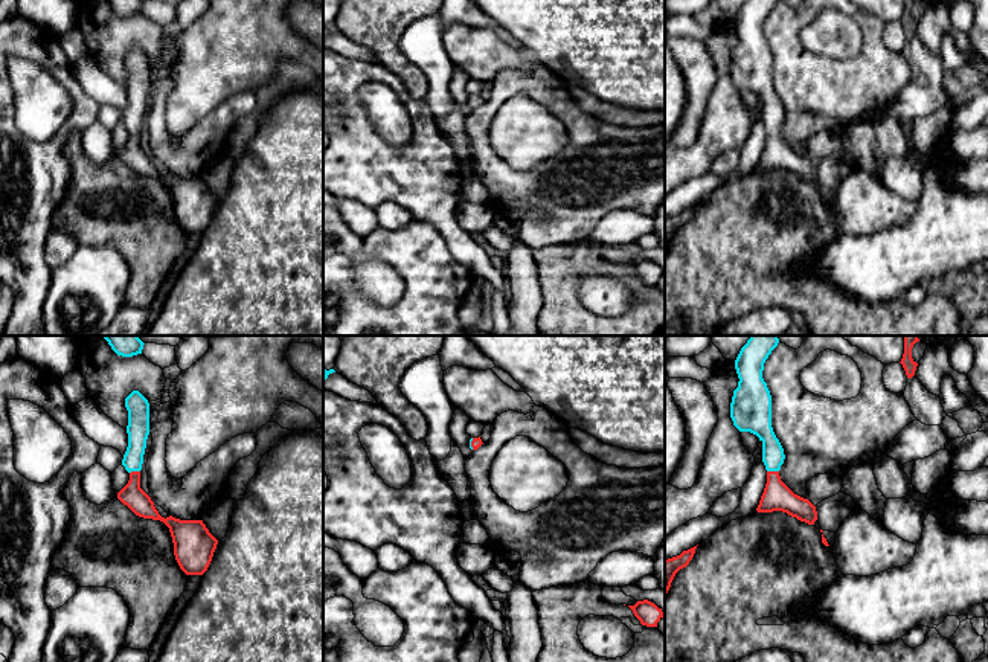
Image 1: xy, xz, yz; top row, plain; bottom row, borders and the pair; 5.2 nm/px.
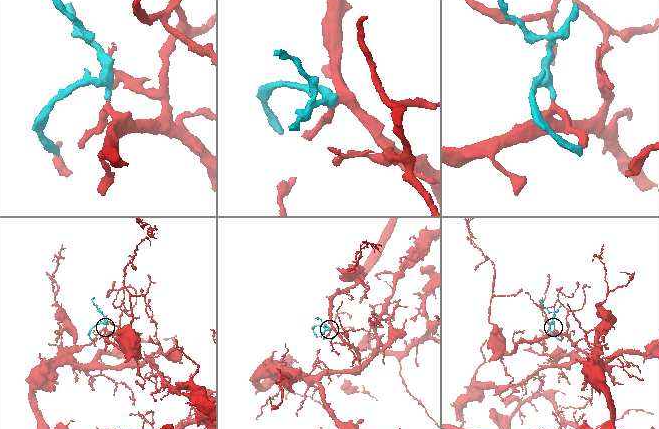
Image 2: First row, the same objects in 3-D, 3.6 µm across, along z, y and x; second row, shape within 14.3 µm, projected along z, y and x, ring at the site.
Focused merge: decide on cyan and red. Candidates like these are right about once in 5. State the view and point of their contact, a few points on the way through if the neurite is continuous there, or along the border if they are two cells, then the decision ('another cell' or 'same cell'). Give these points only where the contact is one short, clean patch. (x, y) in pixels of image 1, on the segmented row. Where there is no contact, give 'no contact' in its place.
contact yz (773, 470); way yz (773, 456), (773, 470), (776, 496); same cell

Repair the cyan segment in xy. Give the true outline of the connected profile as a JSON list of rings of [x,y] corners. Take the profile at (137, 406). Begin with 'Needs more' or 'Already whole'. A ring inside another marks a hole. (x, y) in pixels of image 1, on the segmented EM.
Needs more. [[[133,390],[125,398],[125,407],[128,410],[128,447],[122,465],[130,473],[130,480],[117,493],[117,499],[136,516],[163,522],[169,528],[180,569],[186,575],[203,575],[212,561],[218,540],[203,520],[162,517],[151,497],[140,488],[140,470],[149,435],[149,403],[139,390]]]

